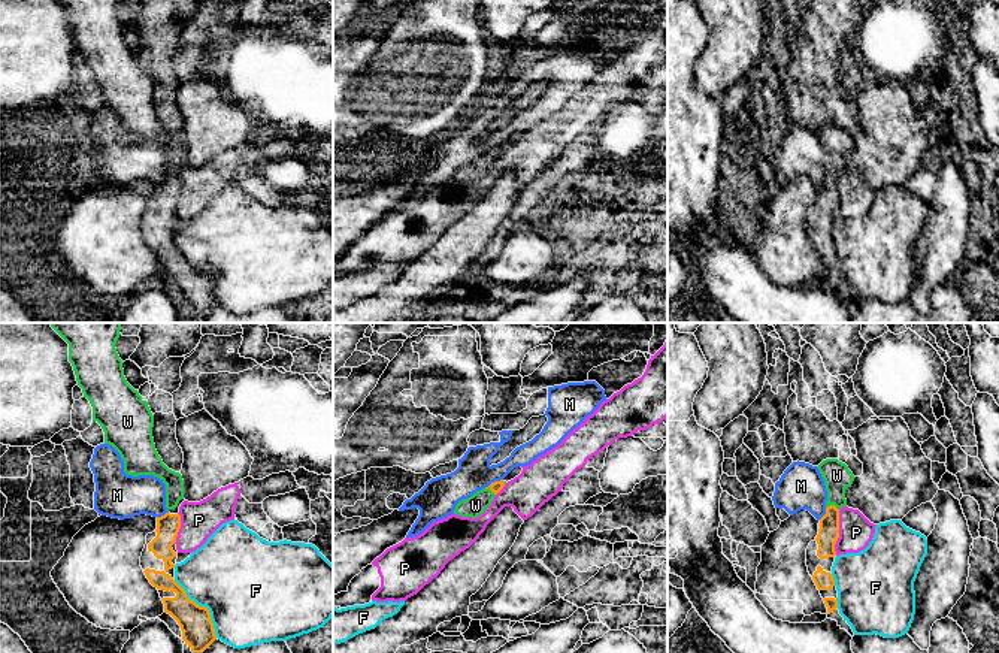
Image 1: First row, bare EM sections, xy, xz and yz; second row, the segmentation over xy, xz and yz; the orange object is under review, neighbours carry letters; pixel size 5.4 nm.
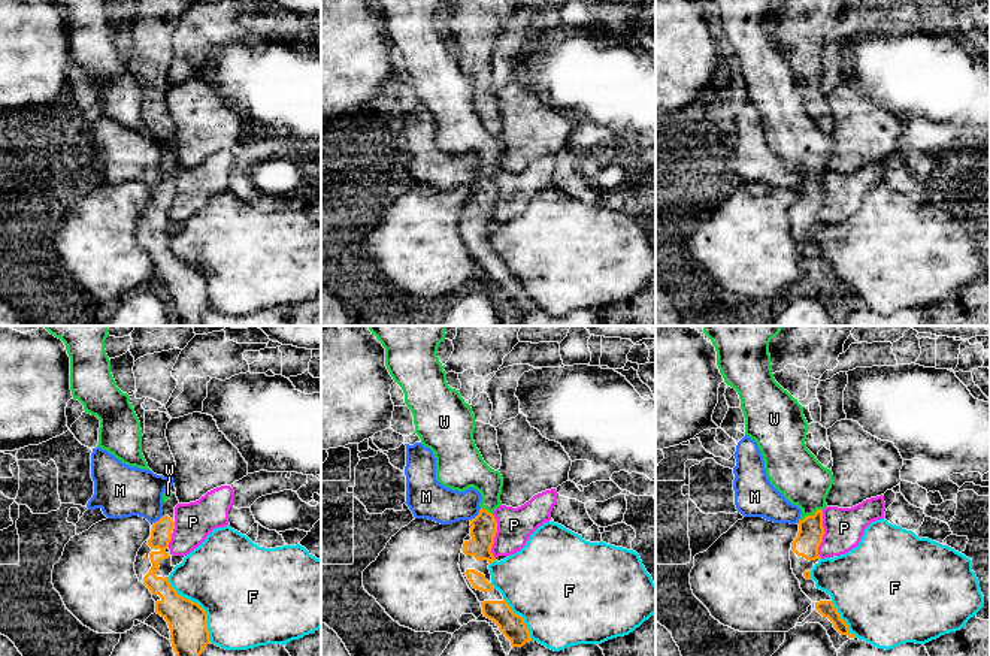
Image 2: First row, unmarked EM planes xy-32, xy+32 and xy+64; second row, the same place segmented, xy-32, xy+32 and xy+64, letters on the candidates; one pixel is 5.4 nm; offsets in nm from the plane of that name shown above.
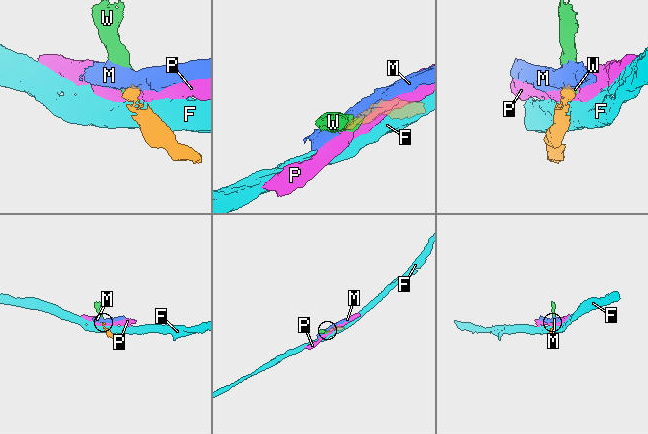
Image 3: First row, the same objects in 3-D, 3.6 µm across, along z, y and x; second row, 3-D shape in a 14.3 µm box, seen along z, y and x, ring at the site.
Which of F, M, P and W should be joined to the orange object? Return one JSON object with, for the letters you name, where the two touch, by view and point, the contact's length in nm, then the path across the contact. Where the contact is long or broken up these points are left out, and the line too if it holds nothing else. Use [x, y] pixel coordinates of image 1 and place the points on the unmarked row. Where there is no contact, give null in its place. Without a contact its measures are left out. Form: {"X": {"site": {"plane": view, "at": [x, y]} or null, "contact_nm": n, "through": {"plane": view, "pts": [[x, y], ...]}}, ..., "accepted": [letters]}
{"W": {"site": {"plane": "yz", "at": [832, 171]}, "contact_nm": 70, "through": {"plane": "yz", "pts": [[828, 200], [832, 171], [836, 141]]}}, "accepted": ["W"]}

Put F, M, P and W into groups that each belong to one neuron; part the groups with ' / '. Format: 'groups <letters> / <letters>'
groups F / M / P / W

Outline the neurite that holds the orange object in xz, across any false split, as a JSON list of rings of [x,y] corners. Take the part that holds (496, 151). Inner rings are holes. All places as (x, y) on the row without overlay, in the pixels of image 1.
[[[494,146],[487,154],[478,155],[470,163],[460,166],[455,170],[454,179],[461,182],[476,184],[484,179],[491,170],[494,161],[503,154],[506,146]]]

